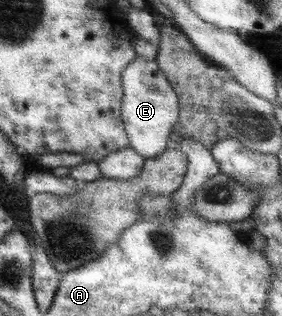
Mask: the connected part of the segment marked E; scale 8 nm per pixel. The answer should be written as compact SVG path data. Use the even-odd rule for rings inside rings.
M136 55L122 71L123 103L121 118L129 136L130 147L147 159L162 154L167 148L168 136L173 136L178 121L179 98L159 64Z

